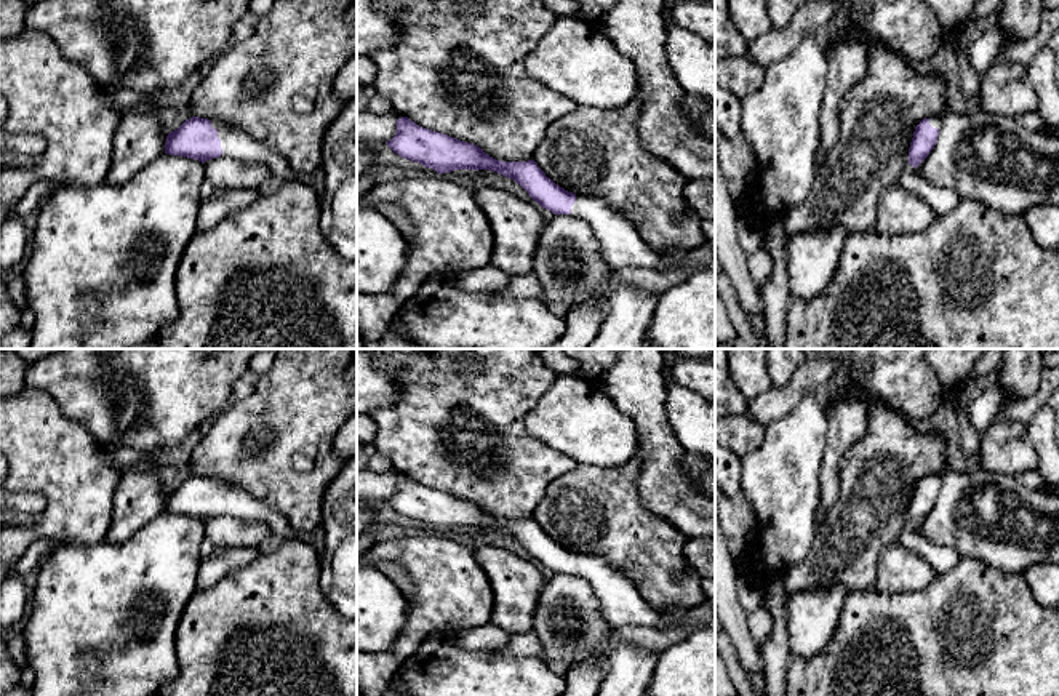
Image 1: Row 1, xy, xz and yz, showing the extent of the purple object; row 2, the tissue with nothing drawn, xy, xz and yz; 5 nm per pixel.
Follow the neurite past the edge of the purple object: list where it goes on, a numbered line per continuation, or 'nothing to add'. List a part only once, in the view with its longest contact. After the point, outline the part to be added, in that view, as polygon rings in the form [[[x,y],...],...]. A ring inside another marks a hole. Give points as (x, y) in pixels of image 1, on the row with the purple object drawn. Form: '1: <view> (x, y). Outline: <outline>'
1: xy (235, 143). Outline: [[[213,120],[211,126],[218,130],[222,157],[264,165],[272,174],[274,187],[298,178],[288,162],[269,144],[261,142],[243,130],[229,126],[224,122]]]

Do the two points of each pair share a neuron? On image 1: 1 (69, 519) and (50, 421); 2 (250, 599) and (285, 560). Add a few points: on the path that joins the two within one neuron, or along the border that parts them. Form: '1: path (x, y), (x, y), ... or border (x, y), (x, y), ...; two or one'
1: path (69, 495), (69, 468), (50, 445); one
2: path (259, 591), (280, 570); one

